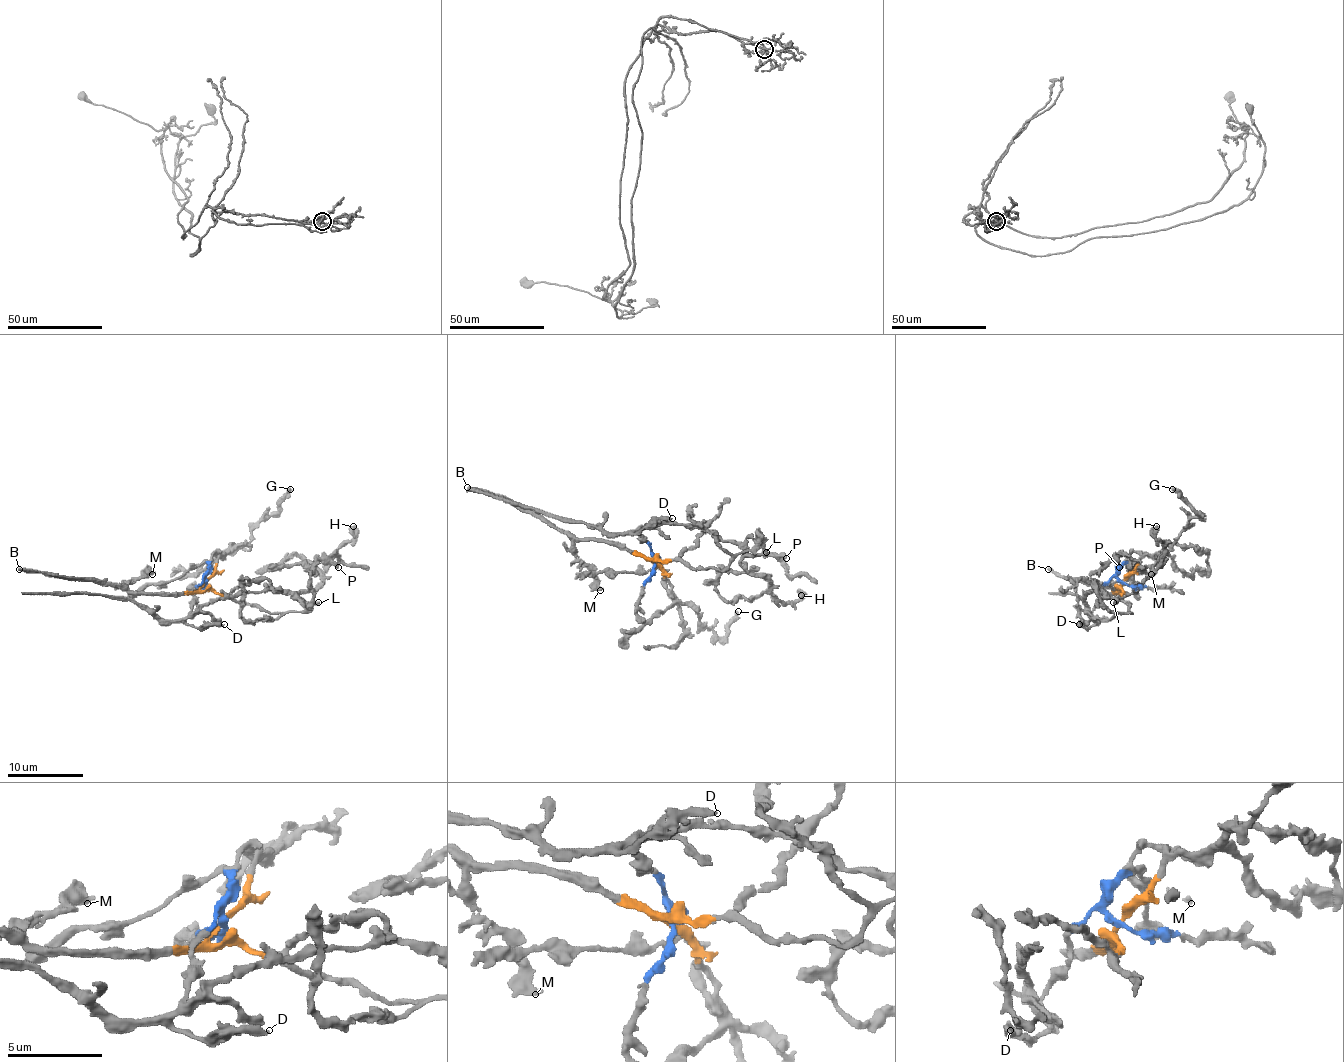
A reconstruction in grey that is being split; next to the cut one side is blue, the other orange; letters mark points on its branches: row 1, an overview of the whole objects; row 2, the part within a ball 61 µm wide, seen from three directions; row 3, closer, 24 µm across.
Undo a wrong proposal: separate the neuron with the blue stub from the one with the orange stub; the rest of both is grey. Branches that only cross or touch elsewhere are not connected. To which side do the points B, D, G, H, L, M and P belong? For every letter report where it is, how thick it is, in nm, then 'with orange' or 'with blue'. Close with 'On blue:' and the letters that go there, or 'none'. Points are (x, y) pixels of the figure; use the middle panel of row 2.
B: place (467, 487); calibre 400 nm; with orange
D: place (672, 518); calibre 320 nm; with blue
G: place (738, 611); calibre 360 nm; with orange
H: place (801, 595); calibre 600 nm; with blue
L: place (766, 552); calibre 320 nm; with blue
M: place (600, 590); calibre 420 nm; with orange
P: place (786, 558); calibre 360 nm; with orange
On blue: D, H, L

